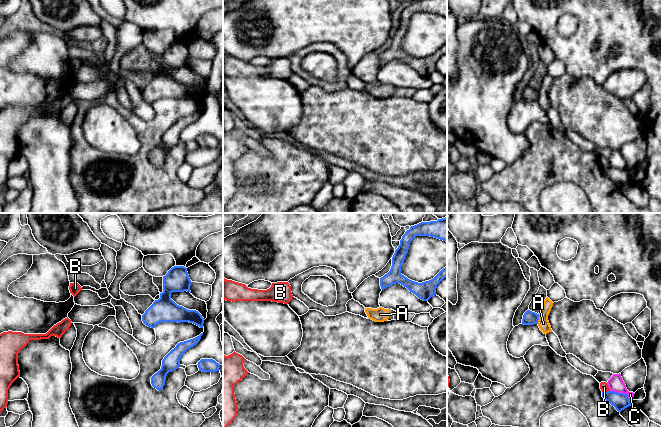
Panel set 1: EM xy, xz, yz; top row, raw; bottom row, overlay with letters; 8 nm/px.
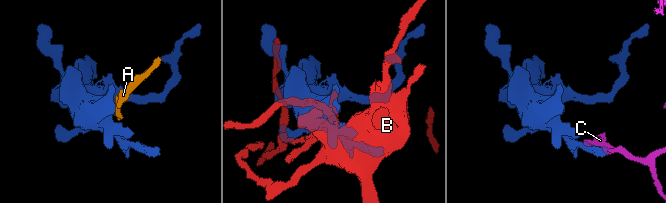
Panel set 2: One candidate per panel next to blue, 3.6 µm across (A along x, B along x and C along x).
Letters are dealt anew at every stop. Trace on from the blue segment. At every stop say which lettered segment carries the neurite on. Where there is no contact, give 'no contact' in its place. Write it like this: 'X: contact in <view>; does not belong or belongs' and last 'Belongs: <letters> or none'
A: contact in yz; belongs
B: contact in yz; does not belong
C: contact in yz; does not belong
Belongs: A

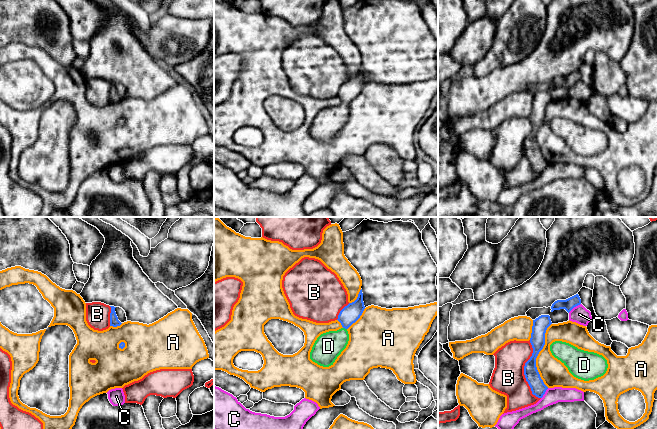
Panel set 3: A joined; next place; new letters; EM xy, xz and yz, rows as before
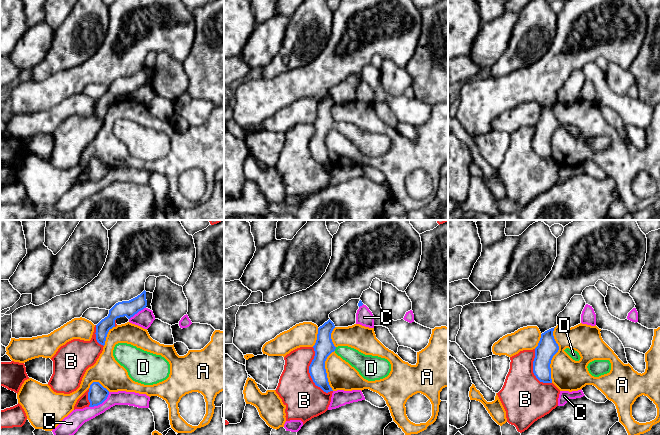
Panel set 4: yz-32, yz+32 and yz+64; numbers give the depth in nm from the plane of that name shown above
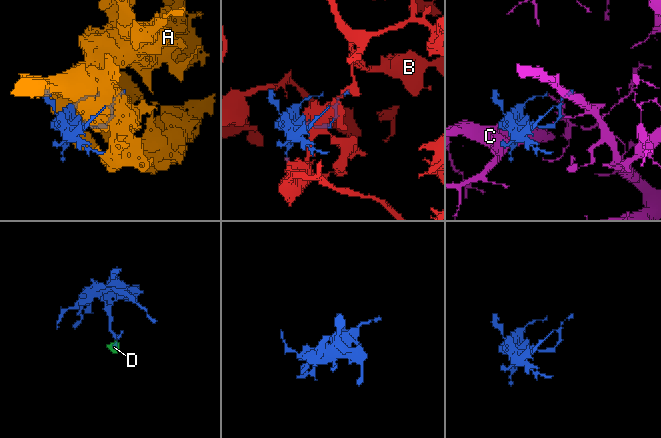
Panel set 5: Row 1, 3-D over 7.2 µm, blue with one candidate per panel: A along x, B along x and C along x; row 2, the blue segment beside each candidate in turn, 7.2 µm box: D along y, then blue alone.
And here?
A: contact in yz; does not belong
B: contact in yz; does not belong
C: contact in yz; does not belong
D: contact in xz; belongs
Belongs: D

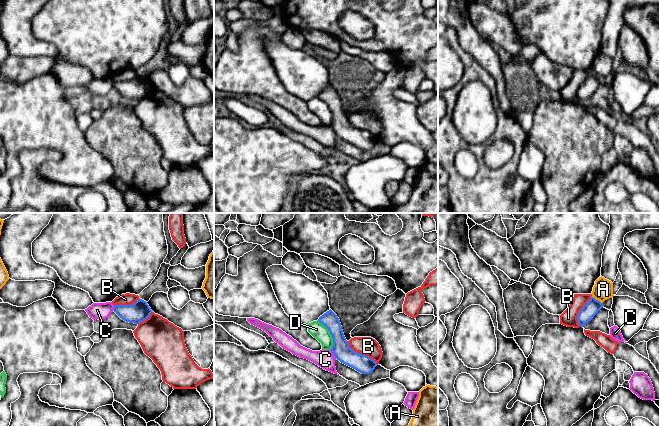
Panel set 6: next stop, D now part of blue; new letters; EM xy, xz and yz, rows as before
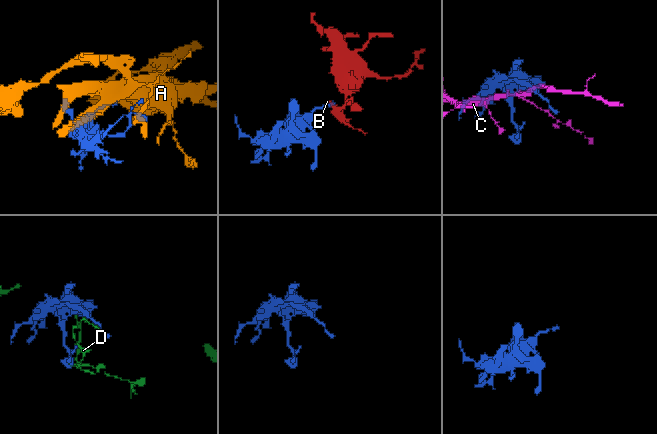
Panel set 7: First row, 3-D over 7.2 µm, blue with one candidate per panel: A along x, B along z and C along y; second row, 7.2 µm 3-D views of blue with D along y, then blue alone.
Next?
A: contact in yz; does not belong
B: contact in xz; does not belong
C: contact in xz; does not belong
D: contact in xz; does not belong
Belongs: none

